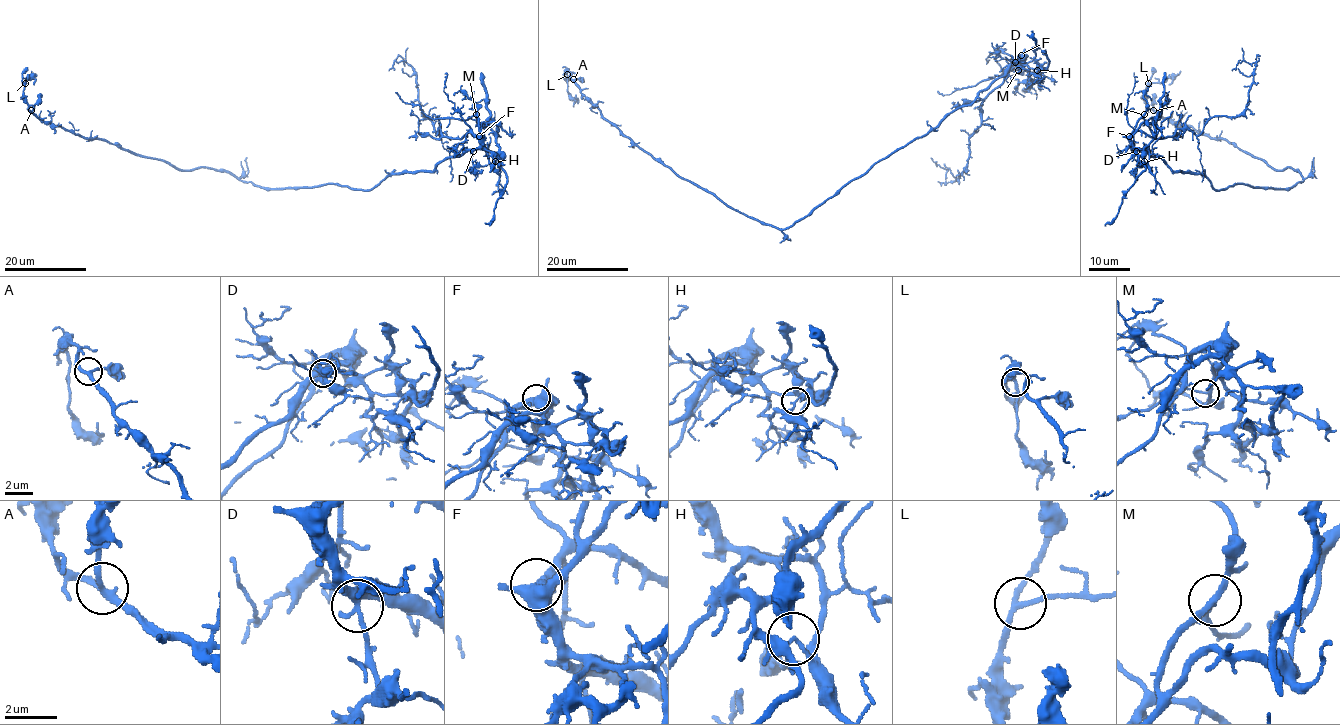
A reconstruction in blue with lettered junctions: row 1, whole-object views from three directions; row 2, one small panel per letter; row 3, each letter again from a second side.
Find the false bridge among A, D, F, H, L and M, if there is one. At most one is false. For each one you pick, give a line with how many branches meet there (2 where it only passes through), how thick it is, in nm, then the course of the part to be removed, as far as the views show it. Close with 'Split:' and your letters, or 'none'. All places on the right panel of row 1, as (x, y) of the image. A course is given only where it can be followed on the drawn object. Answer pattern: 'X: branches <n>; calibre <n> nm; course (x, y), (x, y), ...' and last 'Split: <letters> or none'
H: branches 3; calibre 120 nm; course (1144, 162), (1138, 158), (1154, 136), (1153, 117), (1160, 108), (1166, 72)
Split: H

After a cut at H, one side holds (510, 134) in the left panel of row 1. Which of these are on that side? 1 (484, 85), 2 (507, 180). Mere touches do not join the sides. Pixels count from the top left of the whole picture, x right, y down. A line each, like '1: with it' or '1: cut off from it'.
1: cut off from it
2: cut off from it

